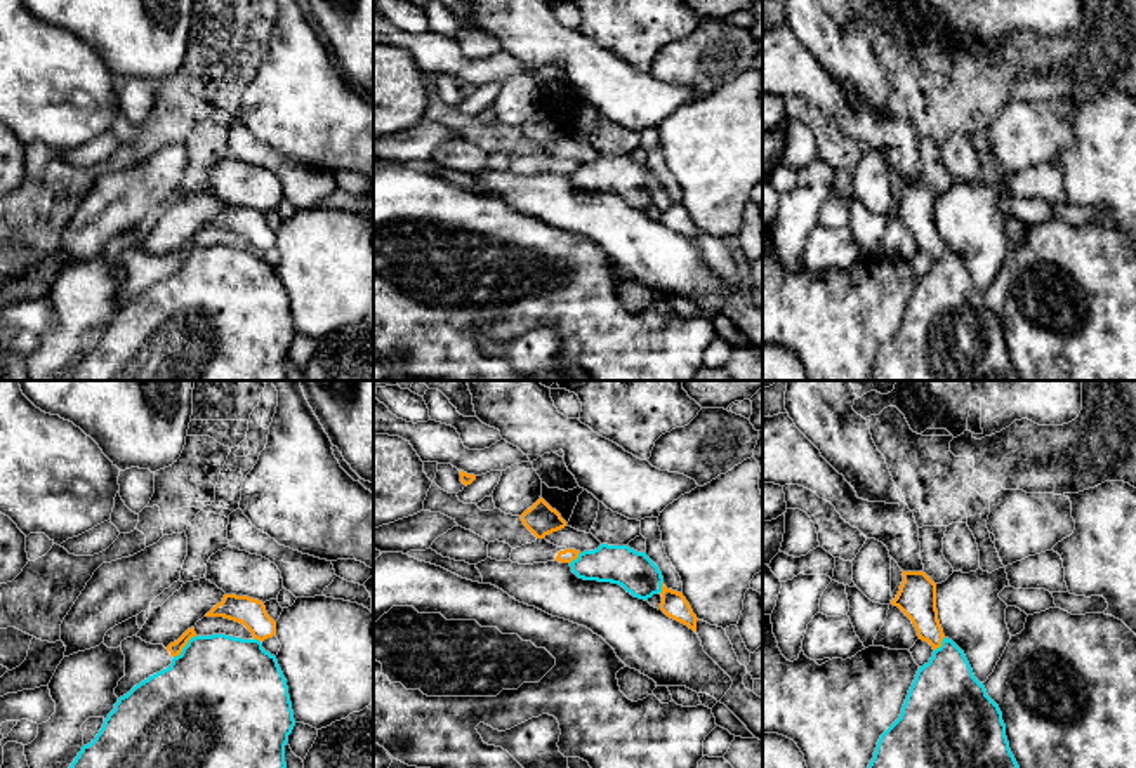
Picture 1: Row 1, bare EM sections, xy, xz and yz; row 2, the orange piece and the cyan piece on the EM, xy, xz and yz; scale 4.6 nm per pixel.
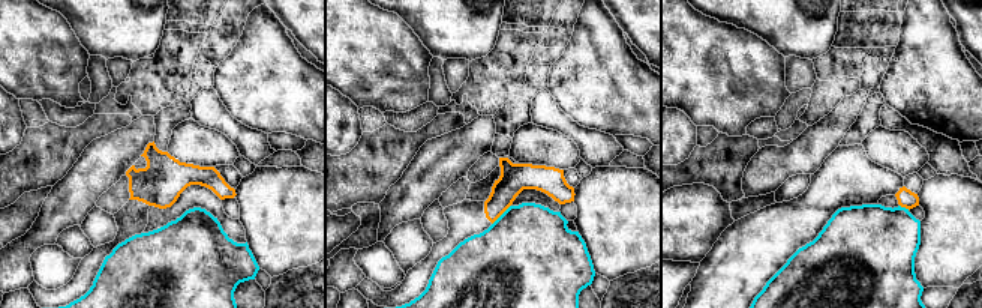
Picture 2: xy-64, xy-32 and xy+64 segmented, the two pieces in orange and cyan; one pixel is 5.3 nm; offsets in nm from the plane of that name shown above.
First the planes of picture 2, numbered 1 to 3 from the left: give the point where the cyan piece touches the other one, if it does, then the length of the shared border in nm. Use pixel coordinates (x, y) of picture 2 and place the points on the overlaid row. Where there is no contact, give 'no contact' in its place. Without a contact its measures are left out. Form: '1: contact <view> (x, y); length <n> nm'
1: no contact
2: contact xy-32 (501, 214); length 150 nm
3: contact xy+64 (904, 206); length 60 nm

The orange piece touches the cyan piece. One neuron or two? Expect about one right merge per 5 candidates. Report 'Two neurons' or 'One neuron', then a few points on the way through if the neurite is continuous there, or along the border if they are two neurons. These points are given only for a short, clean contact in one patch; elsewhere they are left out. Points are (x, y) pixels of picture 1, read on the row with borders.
Two neurons

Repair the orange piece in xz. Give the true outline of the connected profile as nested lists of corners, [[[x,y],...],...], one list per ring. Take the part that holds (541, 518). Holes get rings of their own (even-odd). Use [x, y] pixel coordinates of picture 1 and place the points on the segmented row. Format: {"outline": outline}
{"outline": [[[542,497],[521,514],[521,521],[537,539],[544,539],[545,535],[566,526],[561,514]]]}

